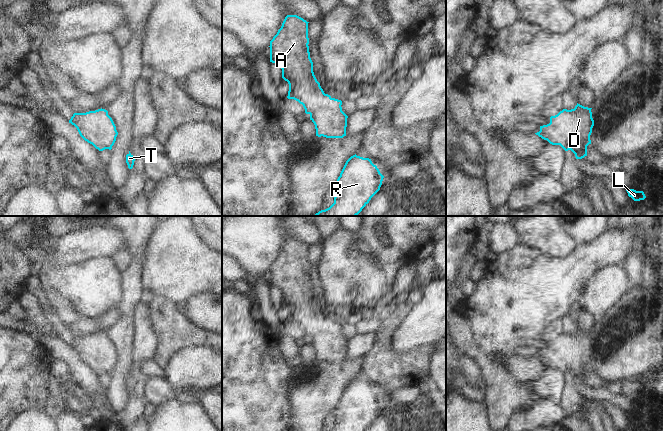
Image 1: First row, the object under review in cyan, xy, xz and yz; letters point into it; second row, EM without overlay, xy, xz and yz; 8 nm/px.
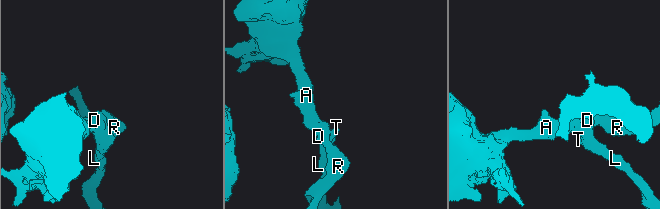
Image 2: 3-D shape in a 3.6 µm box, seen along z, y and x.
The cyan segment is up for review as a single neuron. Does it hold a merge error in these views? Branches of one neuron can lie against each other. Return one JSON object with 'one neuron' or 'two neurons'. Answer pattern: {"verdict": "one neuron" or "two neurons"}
{"verdict": "one neuron"}

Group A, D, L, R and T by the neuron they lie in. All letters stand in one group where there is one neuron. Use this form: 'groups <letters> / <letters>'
groups A D L R T

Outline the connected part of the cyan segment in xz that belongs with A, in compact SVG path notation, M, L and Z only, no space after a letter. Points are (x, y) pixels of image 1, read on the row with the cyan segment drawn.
M287 15L277 34L270 41L270 62L282 69L282 78L288 82L288 99L303 105L305 113L314 123L316 136L343 138L346 136L348 116L342 111L342 101L325 94L313 72L313 62L309 52L308 23L297 15Z

